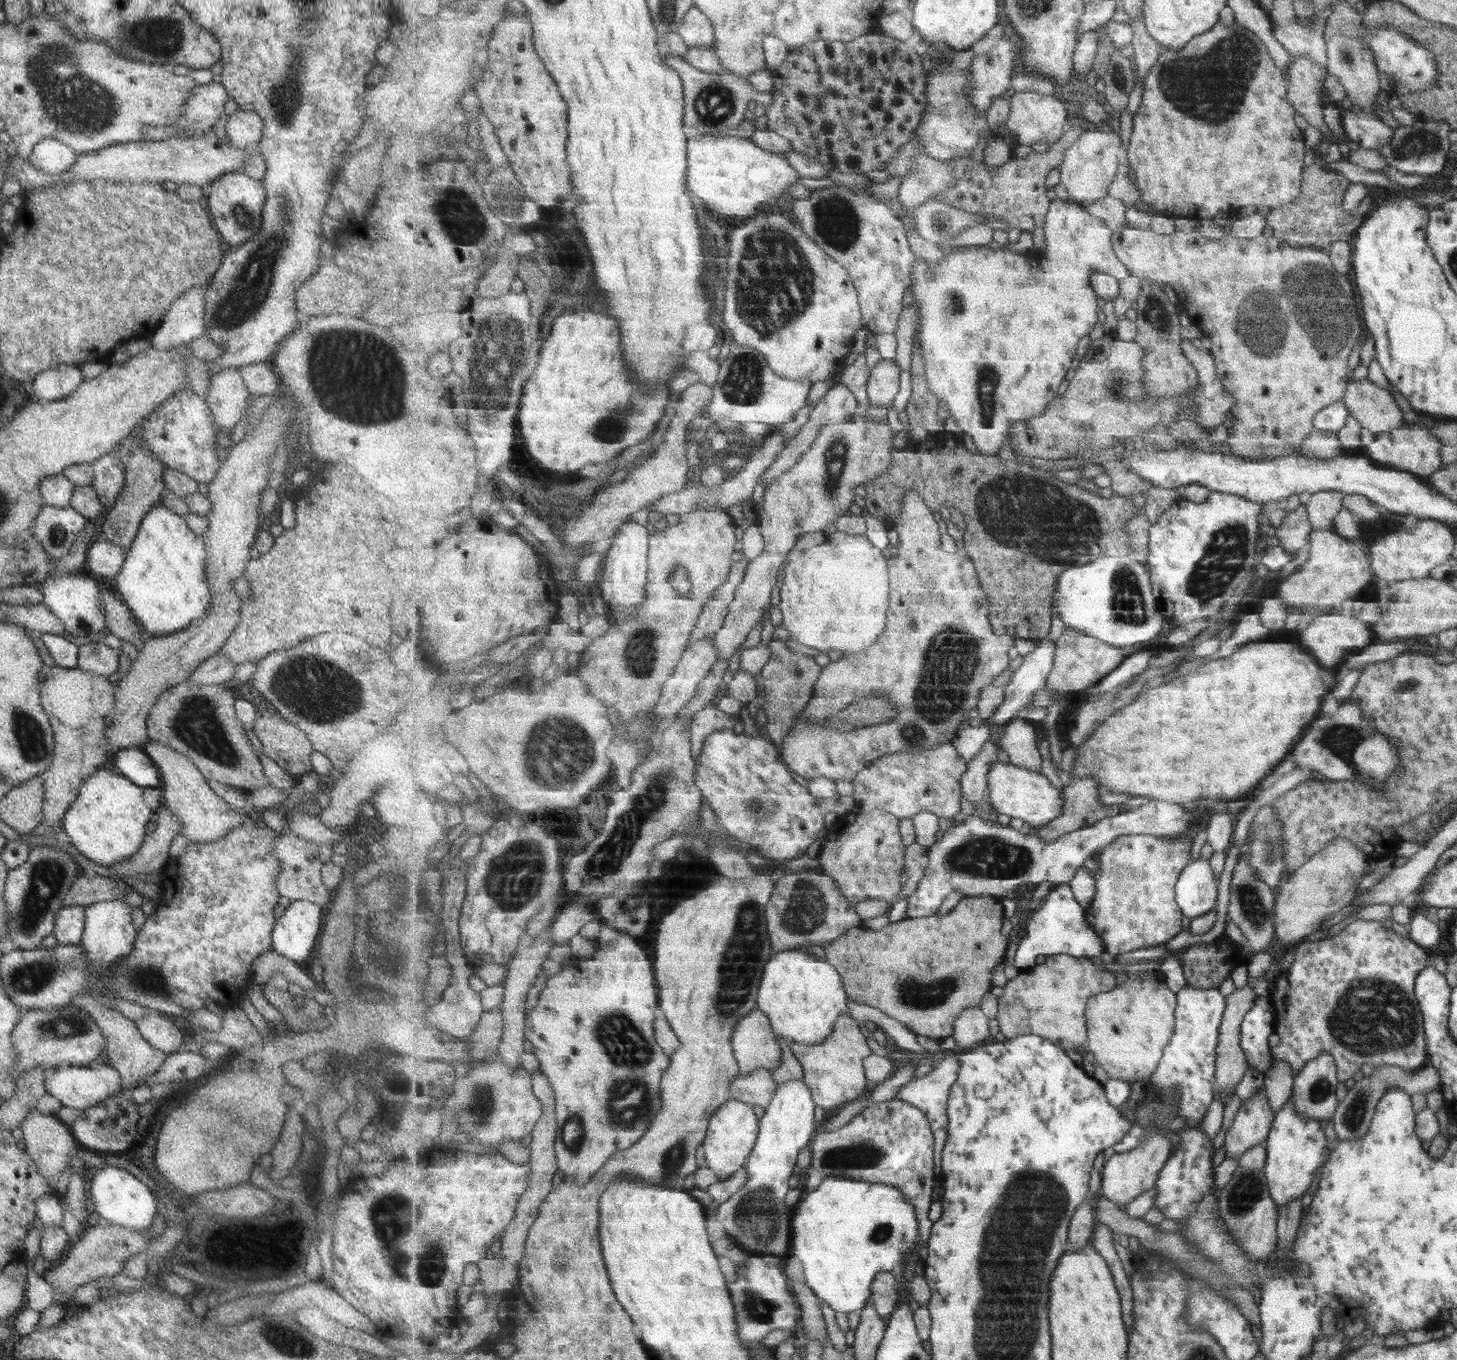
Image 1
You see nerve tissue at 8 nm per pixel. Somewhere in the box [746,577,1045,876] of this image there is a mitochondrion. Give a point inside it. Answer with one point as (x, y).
(949, 668)

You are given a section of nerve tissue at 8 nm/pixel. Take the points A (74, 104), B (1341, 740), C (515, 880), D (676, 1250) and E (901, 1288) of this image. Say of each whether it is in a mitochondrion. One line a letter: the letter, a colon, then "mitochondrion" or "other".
A: mitochondrion
B: mitochondrion
C: mitochondrion
D: other
E: other

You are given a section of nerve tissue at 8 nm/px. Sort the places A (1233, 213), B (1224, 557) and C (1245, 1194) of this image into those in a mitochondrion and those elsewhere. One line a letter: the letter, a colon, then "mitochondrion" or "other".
A: other
B: mitochondrion
C: mitochondrion

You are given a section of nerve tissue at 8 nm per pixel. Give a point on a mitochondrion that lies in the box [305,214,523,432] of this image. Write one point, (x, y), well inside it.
(382, 396)

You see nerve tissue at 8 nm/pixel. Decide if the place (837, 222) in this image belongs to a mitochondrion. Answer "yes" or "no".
yes

